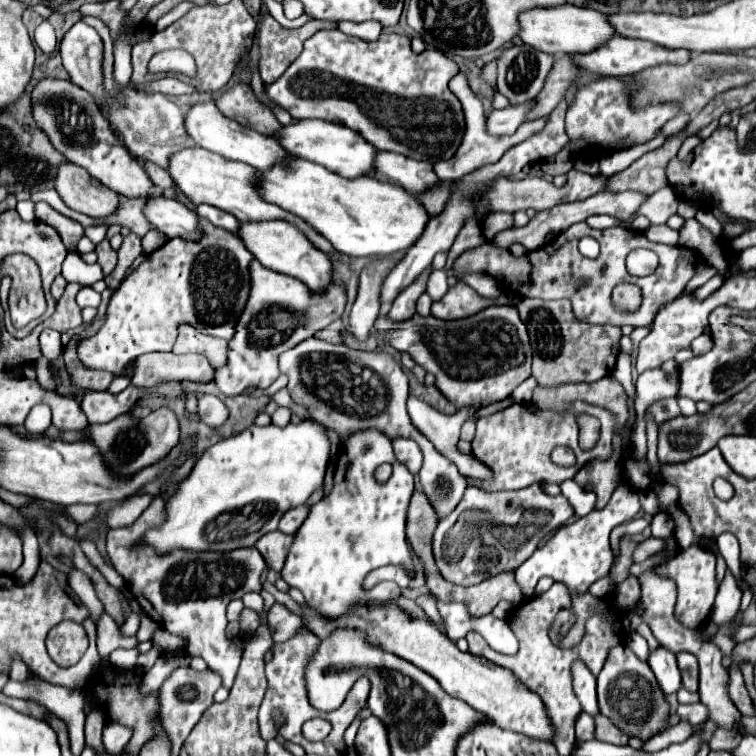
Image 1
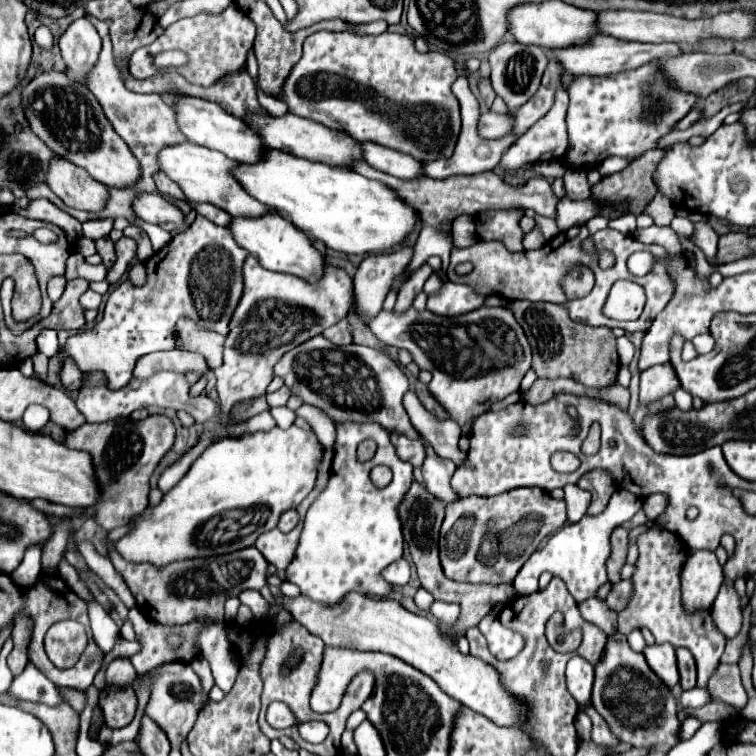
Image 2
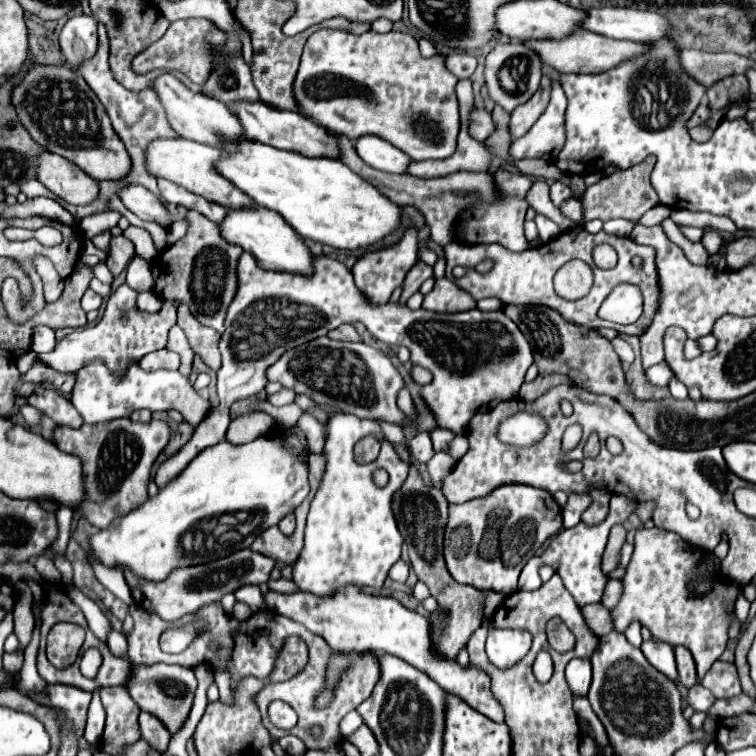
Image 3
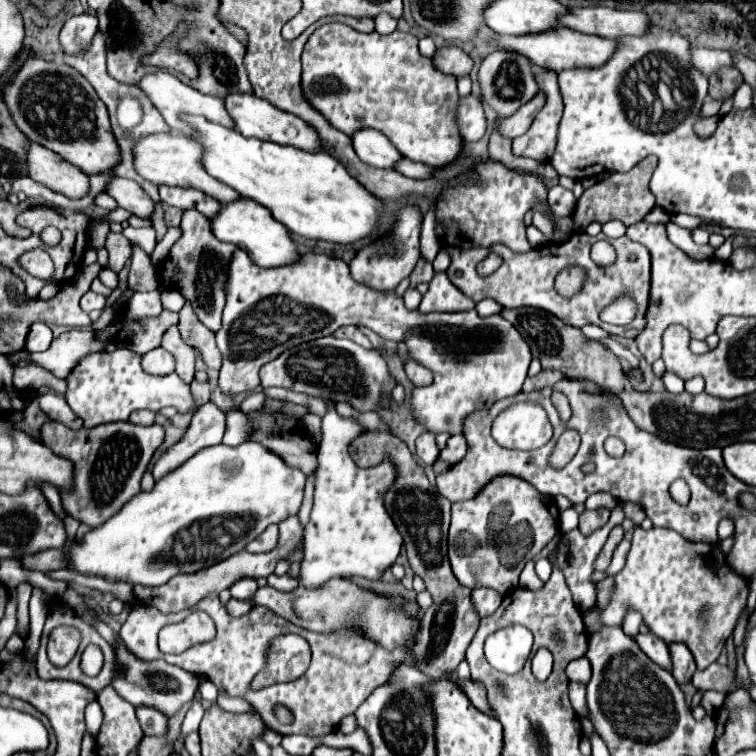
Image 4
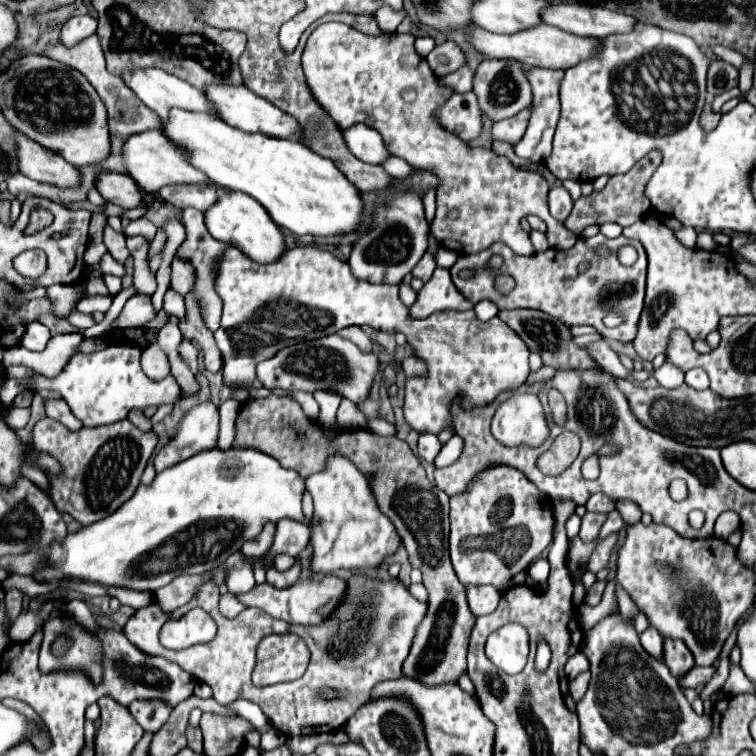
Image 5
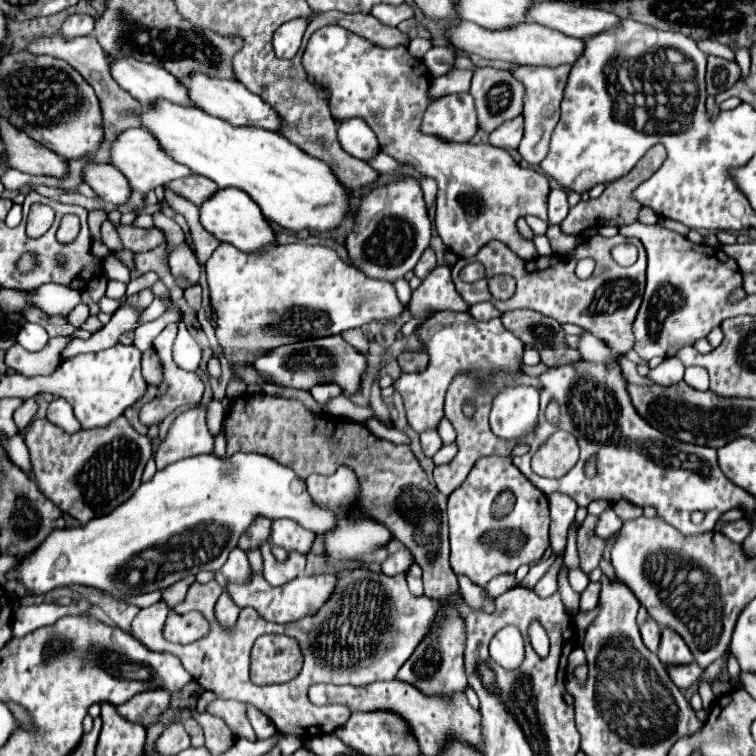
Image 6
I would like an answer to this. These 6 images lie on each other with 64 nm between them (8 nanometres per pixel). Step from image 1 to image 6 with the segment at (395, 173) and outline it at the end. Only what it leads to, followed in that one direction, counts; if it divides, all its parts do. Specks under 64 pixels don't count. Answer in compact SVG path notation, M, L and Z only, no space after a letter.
M362 118L338 120L338 142L348 154L360 160L368 160L380 150L380 146L376 144L376 134Z

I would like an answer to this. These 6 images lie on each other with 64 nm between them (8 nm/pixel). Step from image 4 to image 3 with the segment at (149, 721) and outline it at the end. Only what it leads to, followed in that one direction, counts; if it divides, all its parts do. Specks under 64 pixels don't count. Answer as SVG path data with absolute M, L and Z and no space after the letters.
M140 712L140 732L142 732L142 738L148 740L148 744L152 744L162 754L166 752L170 742L170 732L154 714Z

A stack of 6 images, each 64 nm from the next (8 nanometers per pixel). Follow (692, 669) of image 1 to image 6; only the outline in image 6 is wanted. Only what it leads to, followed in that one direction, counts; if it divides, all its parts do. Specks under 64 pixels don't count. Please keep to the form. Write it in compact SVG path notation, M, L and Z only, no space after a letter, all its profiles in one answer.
M662 628L658 658L664 664L688 664L688 662L694 660L692 652L684 644L684 640L674 630L670 630L670 628Z

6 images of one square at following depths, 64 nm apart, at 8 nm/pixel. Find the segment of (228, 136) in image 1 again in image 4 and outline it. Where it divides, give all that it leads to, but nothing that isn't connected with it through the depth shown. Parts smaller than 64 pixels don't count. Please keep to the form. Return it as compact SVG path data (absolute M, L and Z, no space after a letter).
M170 72L144 74L142 80L136 86L148 96L148 100L158 108L158 112L168 122L168 126L172 130L176 130L176 132L184 132L188 136L188 128L184 128L184 124L180 124L180 114L198 114L198 116L204 116L206 120L212 120L216 124L224 124L224 126L230 126L232 128L232 120L228 120L228 114L224 112L224 104L220 104L220 98L198 92L196 88L184 84L182 80L178 80Z

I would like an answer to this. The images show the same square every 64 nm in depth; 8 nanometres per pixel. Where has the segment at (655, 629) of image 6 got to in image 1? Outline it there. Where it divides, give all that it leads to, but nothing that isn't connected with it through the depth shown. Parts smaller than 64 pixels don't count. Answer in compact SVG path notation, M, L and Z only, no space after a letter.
M658 646L656 650L650 650L648 666L656 674L658 684L664 690L664 694L672 694L682 688L682 680L680 680L682 676L680 676L678 664L676 664L676 654L670 652L668 648Z

